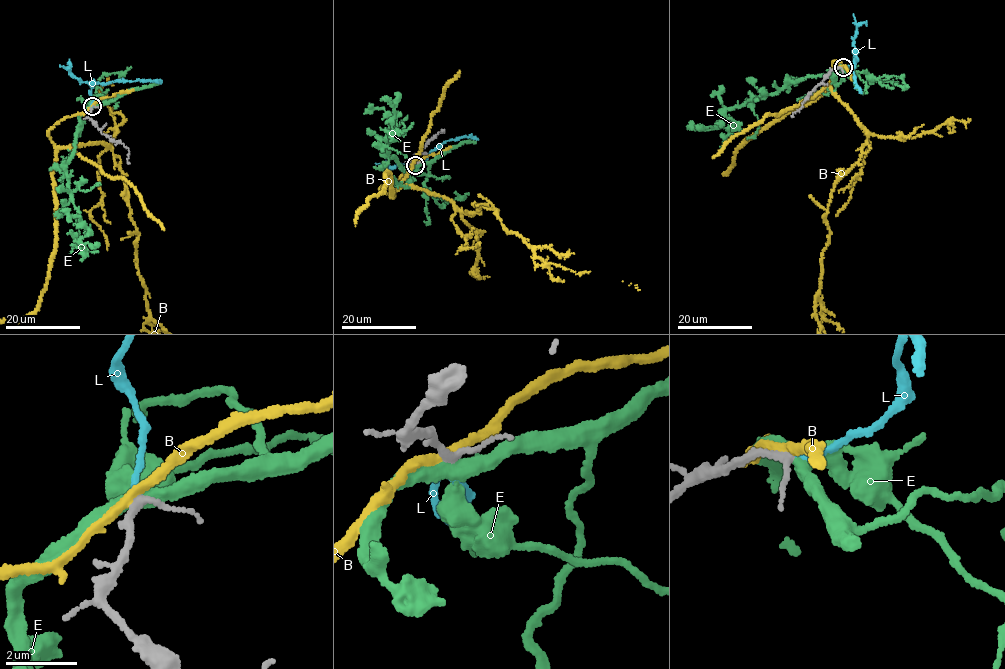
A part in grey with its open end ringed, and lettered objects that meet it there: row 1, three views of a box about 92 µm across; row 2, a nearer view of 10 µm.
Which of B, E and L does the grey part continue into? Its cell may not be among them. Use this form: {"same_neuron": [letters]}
{"same_neuron": ["L"]}

